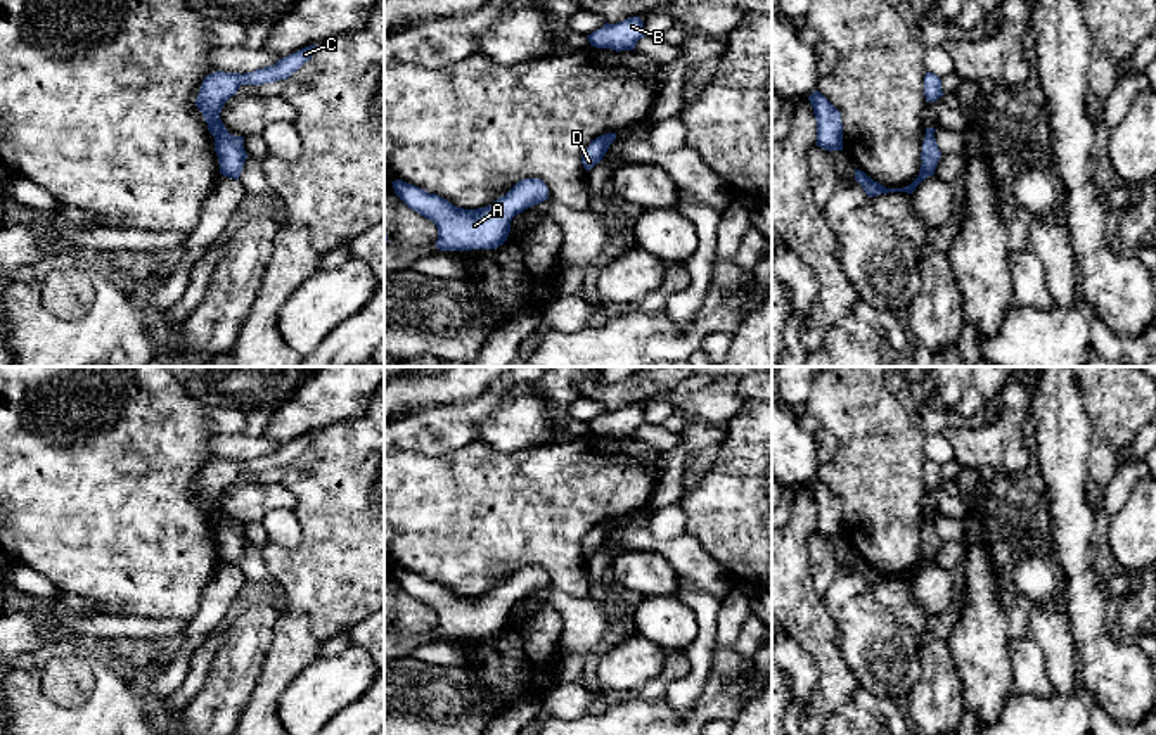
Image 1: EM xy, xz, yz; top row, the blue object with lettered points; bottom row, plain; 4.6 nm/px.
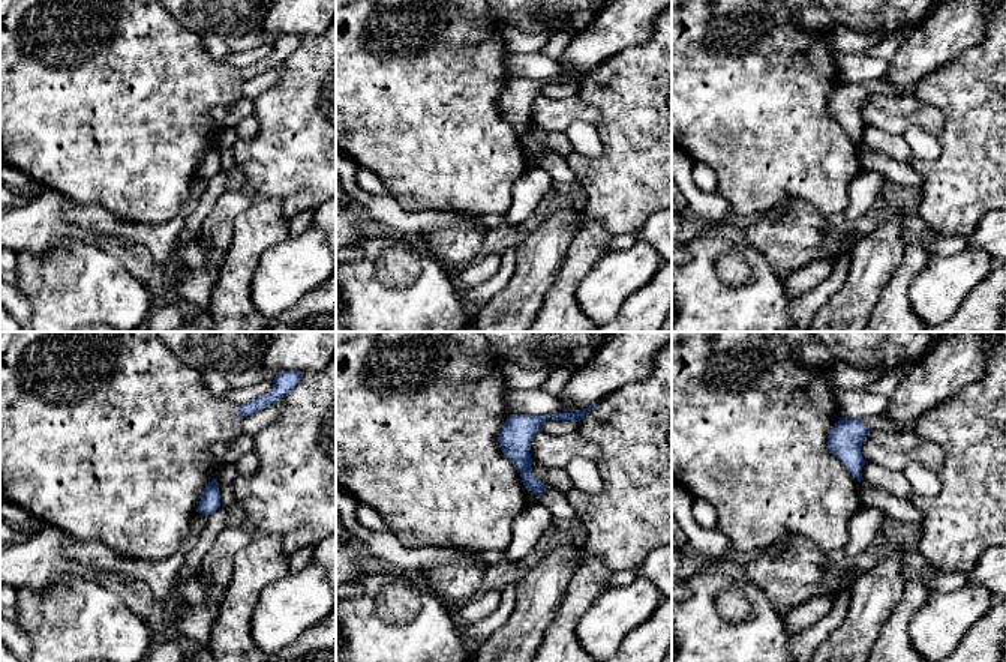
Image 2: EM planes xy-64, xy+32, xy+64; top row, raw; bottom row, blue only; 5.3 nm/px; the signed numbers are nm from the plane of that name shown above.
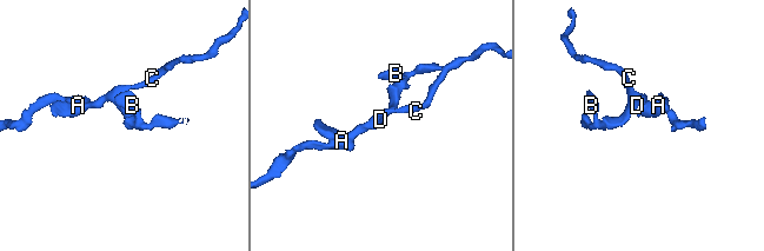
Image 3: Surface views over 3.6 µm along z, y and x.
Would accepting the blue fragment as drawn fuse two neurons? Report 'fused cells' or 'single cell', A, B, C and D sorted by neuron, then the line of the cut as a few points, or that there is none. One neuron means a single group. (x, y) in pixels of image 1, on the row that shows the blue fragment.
single cell; A B C D; no cut

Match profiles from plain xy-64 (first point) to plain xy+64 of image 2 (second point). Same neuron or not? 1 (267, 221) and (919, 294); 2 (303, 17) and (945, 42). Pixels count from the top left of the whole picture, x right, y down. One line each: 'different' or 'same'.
1: different
2: same

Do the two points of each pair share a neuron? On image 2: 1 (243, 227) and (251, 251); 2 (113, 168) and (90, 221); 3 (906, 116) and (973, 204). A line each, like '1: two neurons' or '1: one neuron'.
1: one neuron
2: two neurons
3: two neurons

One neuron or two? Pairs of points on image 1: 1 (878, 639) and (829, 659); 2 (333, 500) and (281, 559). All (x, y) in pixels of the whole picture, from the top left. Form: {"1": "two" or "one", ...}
{"1": "two", "2": "one"}

